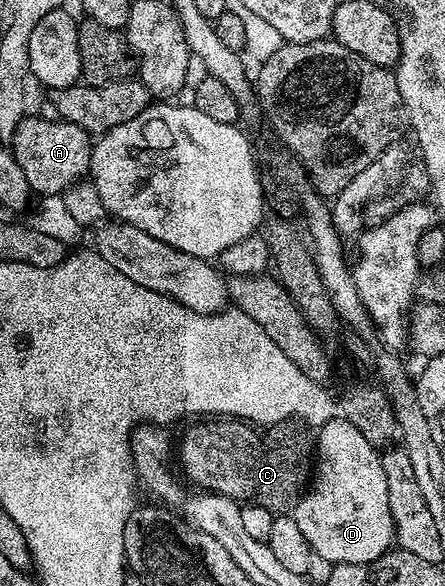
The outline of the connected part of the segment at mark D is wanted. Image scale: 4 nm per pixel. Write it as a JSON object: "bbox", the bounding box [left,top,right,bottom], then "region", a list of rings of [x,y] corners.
{"bbox":[294,419,395,565],"region":[[[332,419],[325,422],[324,425],[318,426],[317,436],[323,441],[323,469],[319,469],[319,482],[315,484],[315,493],[311,493],[311,497],[307,497],[307,501],[303,501],[303,505],[299,505],[299,513],[294,517],[297,527],[301,527],[305,539],[309,539],[312,554],[316,558],[324,557],[327,563],[340,565],[341,563],[369,563],[375,561],[382,553],[386,553],[388,549],[392,548],[395,539],[393,515],[389,515],[389,487],[385,483],[385,471],[383,470],[383,458],[380,450],[371,445],[369,439],[365,439],[365,435],[361,435],[361,431],[357,431],[357,427],[353,427],[353,423],[342,419]]]}

